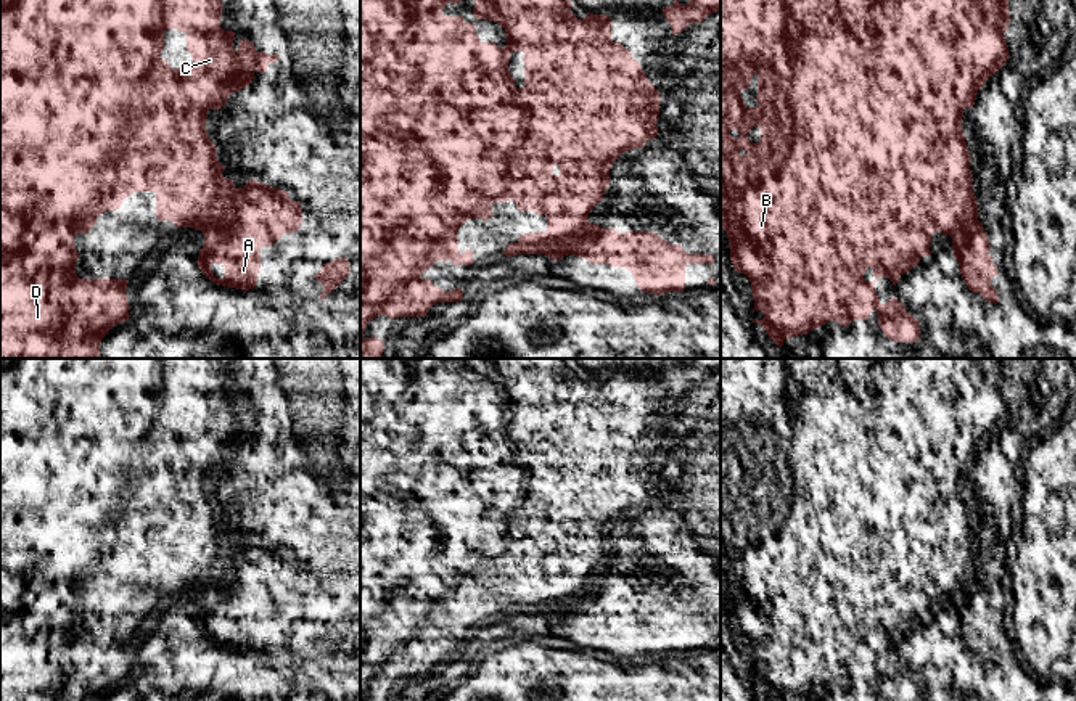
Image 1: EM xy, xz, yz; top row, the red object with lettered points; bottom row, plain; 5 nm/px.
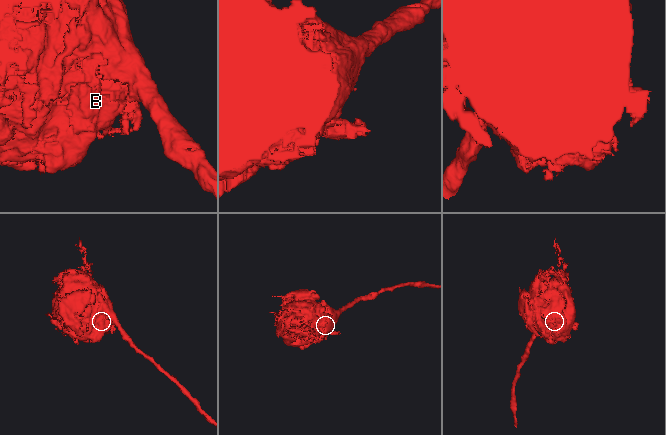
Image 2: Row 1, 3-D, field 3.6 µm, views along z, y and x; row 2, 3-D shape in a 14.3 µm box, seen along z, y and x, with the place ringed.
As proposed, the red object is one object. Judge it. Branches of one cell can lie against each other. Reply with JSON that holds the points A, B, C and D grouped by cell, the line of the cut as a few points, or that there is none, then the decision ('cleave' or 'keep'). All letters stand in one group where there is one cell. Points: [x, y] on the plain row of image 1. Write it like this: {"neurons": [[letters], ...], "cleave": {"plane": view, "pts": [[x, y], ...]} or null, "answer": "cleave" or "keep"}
{"neurons": [["A", "B", "C", "D"]], "cleave": null, "answer": "keep"}

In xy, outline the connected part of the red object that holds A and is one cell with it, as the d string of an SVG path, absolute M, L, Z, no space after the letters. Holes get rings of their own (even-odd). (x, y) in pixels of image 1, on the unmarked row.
M0 359L0 701L101 701L108 691L125 682L129 661L125 648L129 640L116 638L79 638L76 622L74 596L88 593L100 574L116 571L133 551L153 551L156 555L156 579L172 580L175 587L191 587L204 595L204 606L199 609L198 627L216 645L253 650L261 629L261 608L272 606L283 593L298 592L302 582L301 561L293 561L281 548L272 548L257 540L248 540L243 548L222 535L225 527L219 523L216 505L206 492L209 469L220 469L228 457L253 444L254 432L265 432L269 423L280 415L256 412L254 404L240 400L233 410L233 391L220 387L222 360L216 359ZM177 389L187 394L187 410L193 418L191 429L172 429L161 418L164 394ZM212 624L225 627L225 637L216 638Z

